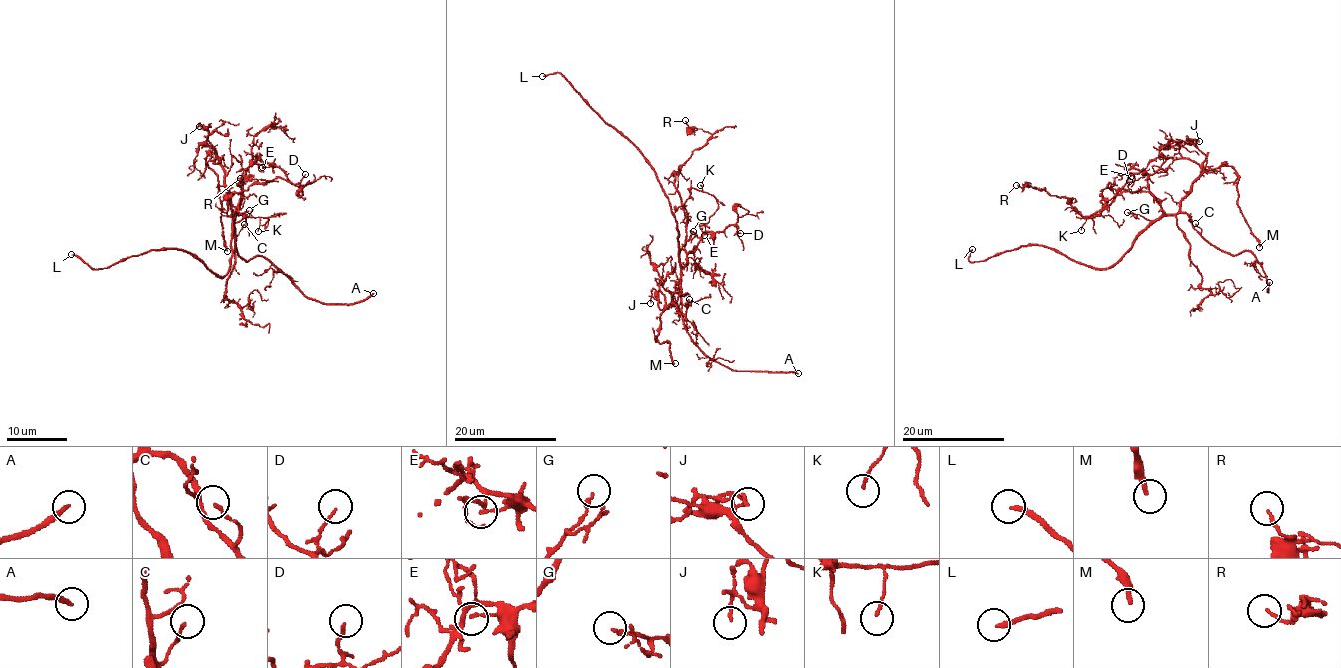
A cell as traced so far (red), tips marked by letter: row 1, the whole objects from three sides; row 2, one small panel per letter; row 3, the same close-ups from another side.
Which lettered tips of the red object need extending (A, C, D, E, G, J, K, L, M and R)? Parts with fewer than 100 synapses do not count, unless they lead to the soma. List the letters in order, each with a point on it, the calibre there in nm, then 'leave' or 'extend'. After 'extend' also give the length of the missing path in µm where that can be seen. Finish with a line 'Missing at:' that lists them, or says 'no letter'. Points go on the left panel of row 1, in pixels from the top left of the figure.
A: place (373, 293); calibre 240 nm; extend; missing 80 µm
C: place (244, 224); calibre 130 nm; leave
D: place (305, 174); calibre 120 nm; leave
E: place (262, 167); calibre 130 nm; leave
G: place (249, 210); calibre 170 nm; leave
J: place (199, 126); calibre 120 nm; leave
K: place (258, 231); calibre 110 nm; leave
L: place (71, 254); calibre 200 nm; extend; missing 130 µm
M: place (227, 251); calibre 220 nm; leave
R: place (240, 178); calibre 140 nm; leave
Missing at: A, L

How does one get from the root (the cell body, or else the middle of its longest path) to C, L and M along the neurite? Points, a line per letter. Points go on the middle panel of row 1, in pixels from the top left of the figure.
C: (679, 242), (680, 300), (685, 305), (689, 299)
L: (679, 242), (676, 218), (649, 160), (611, 127), (559, 73), (542, 76)
M: (679, 242), (680, 280), (671, 304), (661, 316), (657, 336), (659, 342), (670, 342), (671, 360), (675, 363)

